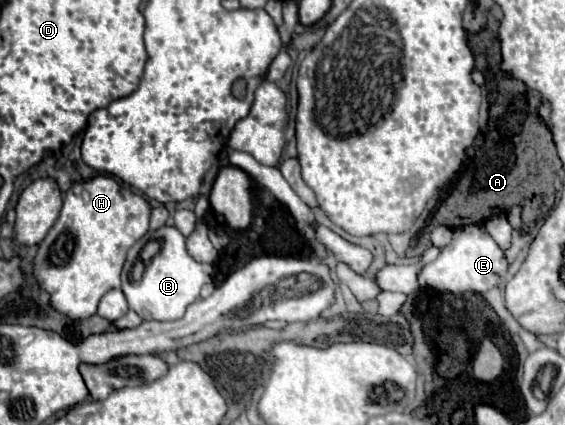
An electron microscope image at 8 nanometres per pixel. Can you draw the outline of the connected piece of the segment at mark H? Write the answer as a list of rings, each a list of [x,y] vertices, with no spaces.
[[[96,175],[88,181],[76,181],[66,197],[64,197],[64,207],[60,211],[60,217],[56,219],[54,227],[48,231],[44,241],[40,243],[38,255],[34,259],[34,277],[40,283],[44,291],[50,293],[52,307],[70,319],[86,319],[96,313],[96,305],[100,297],[114,287],[120,287],[120,271],[126,261],[126,251],[146,235],[148,225],[150,225],[150,213],[152,207],[150,203],[132,193],[126,185],[118,183],[112,177],[106,175]]]

